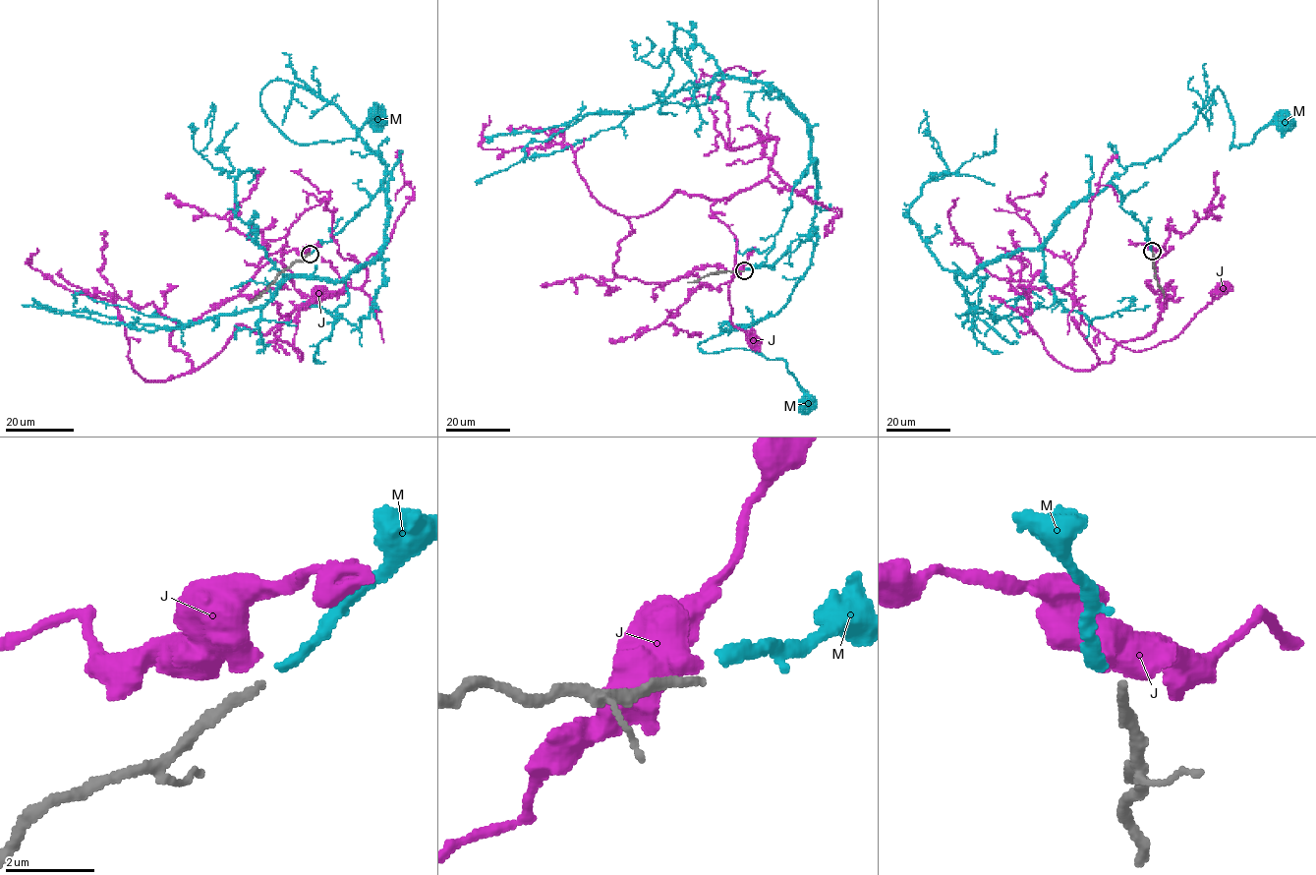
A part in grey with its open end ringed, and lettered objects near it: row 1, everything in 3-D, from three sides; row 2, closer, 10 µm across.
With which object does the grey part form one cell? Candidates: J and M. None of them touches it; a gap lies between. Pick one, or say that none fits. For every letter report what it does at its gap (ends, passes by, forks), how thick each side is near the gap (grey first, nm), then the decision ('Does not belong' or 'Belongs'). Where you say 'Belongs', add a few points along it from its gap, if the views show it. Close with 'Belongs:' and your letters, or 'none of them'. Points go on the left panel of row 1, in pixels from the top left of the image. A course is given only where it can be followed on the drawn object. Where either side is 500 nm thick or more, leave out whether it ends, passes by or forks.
J: Thickness 200 nm (grey) against 600 nm. Does not belong
M: It ends there. Thickness 200 nm (grey) against 280 nm. Does not belong
Belongs: none of them

